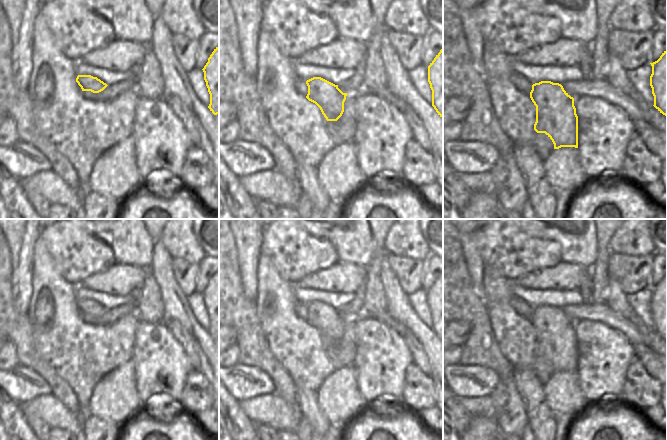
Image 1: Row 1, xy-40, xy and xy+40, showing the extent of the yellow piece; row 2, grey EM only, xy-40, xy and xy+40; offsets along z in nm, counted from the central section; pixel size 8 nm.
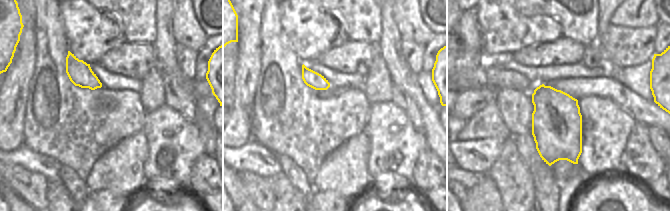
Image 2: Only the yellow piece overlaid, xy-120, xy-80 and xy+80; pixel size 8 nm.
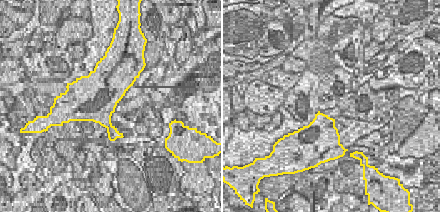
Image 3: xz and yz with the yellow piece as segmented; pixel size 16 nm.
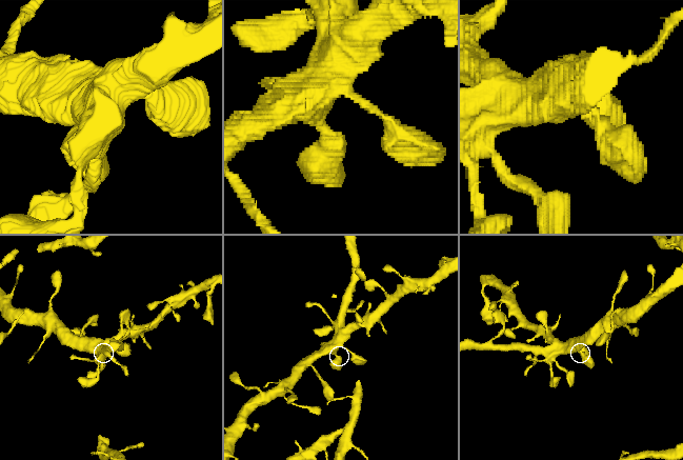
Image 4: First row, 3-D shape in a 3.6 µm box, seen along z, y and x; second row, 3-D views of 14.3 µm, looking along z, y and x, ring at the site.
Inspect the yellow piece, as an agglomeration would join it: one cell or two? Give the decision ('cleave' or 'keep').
keep

